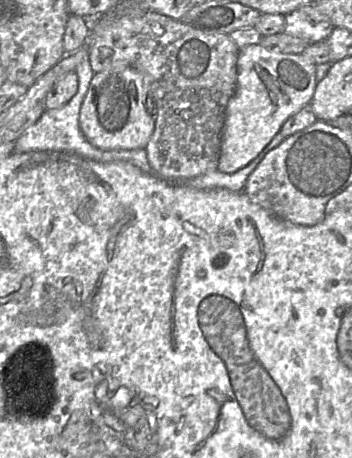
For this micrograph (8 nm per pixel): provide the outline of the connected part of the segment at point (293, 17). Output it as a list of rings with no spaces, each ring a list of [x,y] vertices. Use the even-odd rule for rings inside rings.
[[[313,4],[304,5],[285,16],[284,34],[310,43],[325,41],[335,28]]]

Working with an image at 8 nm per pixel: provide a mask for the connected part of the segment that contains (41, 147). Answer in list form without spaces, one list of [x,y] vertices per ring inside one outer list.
[[[89,56],[82,60],[82,62],[76,67],[75,71],[78,76],[77,93],[63,107],[51,110],[46,109],[38,121],[26,129],[14,141],[14,152],[24,153],[30,151],[65,151],[98,162],[107,163],[114,161],[127,161],[151,176],[163,178],[159,173],[151,168],[145,148],[131,150],[101,150],[94,147],[85,138],[79,125],[79,112],[81,104],[89,88],[90,81],[95,74],[91,68]]]

